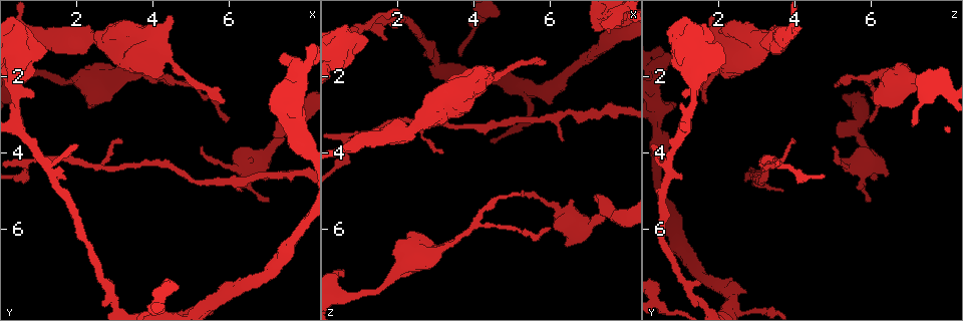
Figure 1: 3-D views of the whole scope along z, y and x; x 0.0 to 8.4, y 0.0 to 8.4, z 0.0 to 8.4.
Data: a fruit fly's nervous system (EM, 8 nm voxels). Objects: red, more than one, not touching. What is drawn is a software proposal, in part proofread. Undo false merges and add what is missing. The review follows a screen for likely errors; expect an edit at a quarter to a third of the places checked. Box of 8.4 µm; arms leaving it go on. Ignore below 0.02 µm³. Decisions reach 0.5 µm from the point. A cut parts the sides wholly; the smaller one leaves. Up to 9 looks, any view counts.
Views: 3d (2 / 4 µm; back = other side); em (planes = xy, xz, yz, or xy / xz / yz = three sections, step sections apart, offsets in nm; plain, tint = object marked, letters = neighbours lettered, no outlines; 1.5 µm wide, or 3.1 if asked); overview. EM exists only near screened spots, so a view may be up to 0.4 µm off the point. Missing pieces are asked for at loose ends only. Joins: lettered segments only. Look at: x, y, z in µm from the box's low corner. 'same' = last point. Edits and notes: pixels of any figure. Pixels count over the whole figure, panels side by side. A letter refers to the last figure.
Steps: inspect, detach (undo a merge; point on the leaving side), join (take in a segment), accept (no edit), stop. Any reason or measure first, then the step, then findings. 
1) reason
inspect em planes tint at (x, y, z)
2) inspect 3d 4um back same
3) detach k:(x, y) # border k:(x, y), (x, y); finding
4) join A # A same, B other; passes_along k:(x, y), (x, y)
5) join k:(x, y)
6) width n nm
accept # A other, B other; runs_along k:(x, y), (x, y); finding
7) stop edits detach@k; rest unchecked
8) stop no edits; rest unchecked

sharp bend
inspect em planes letters at (7.45, 3.45, 5.50)

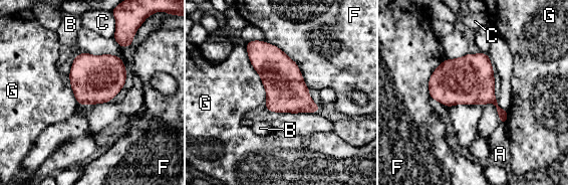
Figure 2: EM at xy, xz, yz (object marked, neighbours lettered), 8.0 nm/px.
accept # A other, B other, C other, F other, G other; border 2:(245, 44), (265, 102); one neuron here

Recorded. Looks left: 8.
inspect 3d 4um at (7.00, 5.30, 5.90)

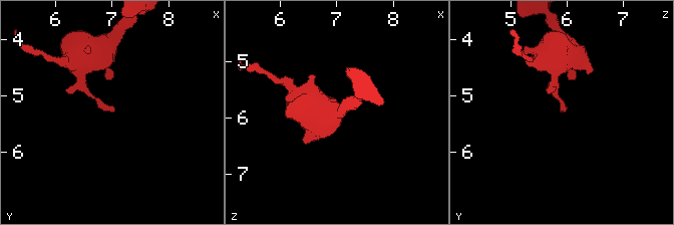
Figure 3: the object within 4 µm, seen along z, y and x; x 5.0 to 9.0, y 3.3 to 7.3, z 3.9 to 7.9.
need the tissue
inspect em 3.1um planes letters at (7.05, 5.30, 5.95)

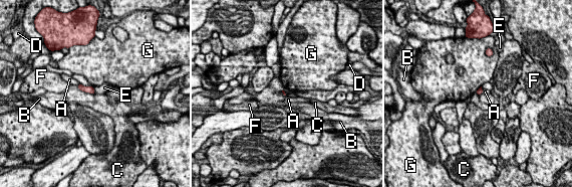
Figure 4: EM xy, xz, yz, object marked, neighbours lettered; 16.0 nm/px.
accept # A other, B other, C other, D other, E other, F other, G other; no lettered segment goes on from it

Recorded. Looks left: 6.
thin end
inspect 3d 4um at (5.25, 3.85, 5.00)

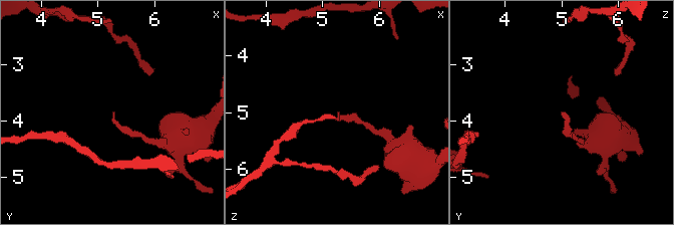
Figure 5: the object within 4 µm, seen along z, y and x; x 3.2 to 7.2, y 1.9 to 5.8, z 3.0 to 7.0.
shape alone is not enough
inspect em planes letters at (5.30, 3.85, 5.00)

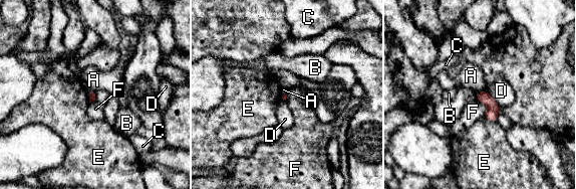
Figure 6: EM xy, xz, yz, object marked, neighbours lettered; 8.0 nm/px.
accept # A other, B other, C other, D other, E other, F other; border 6:(477, 99), (486, 106), (485, 116); none of them fits

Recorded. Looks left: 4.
inspect 3d 2um at (3.20, 3.75, 3.95)

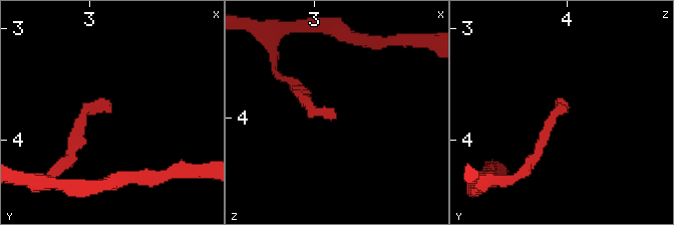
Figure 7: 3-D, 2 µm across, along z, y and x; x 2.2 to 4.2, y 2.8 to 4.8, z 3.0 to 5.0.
inspect em planes letters at (3.20, 3.72, 3.98)

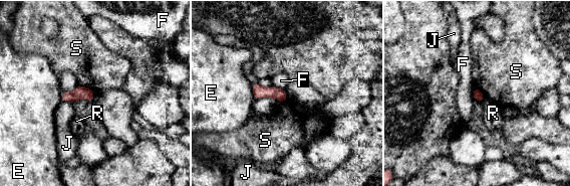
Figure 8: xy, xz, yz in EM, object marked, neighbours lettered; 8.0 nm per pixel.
width 80 nm
accept # E other, F other, J other, R other, S other; border 8:(79, 83), (94, 90); none of them fits

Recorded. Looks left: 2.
stop no edits; rest unchecked

